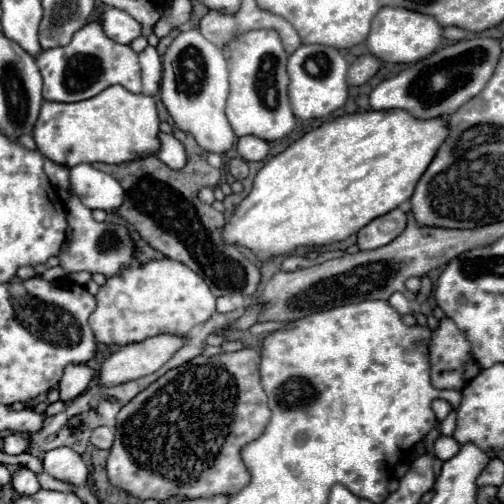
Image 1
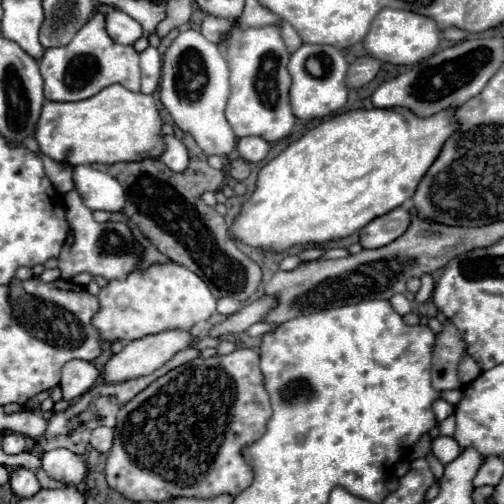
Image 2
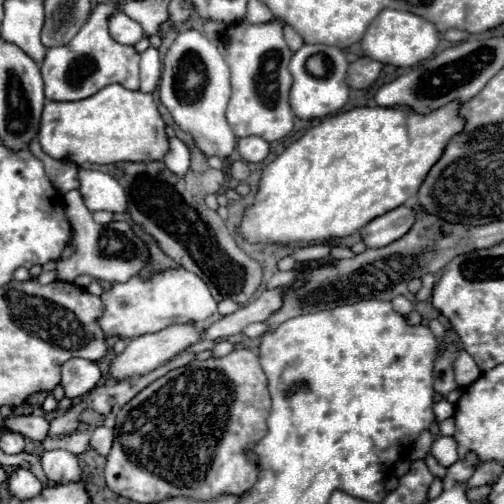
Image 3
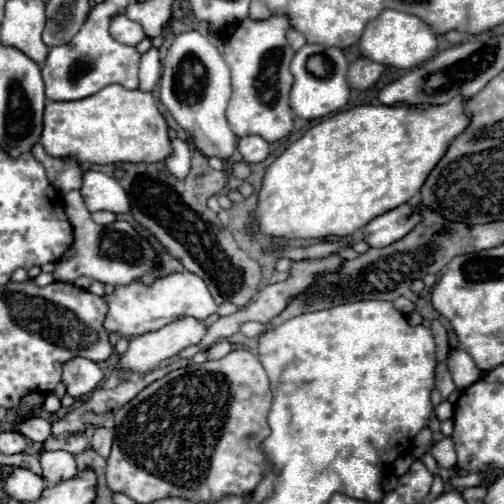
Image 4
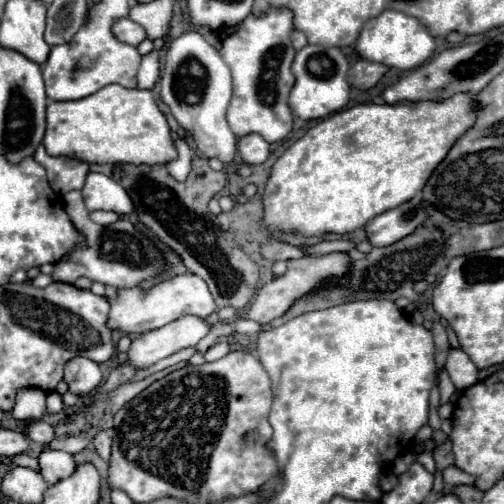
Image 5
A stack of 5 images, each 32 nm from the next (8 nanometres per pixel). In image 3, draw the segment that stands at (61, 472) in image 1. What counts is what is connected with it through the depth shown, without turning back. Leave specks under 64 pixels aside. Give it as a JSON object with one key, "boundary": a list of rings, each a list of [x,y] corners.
{"boundary":[[[50,450],[42,454],[42,468],[48,480],[64,484],[82,480],[82,466],[76,454],[68,450]]]}

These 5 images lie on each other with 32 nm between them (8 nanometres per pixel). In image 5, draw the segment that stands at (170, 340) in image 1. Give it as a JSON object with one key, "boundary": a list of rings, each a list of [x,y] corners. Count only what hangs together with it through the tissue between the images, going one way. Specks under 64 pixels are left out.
{"boundary":[[[184,316],[164,328],[136,336],[130,344],[126,362],[136,370],[144,370],[182,348],[196,346],[208,332],[210,326],[206,320],[200,320],[198,316]]]}

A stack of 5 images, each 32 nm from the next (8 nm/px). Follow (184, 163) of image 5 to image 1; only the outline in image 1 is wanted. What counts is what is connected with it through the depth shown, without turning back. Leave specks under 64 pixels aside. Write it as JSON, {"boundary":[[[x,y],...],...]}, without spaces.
{"boundary":[[[160,132],[158,134],[158,140],[160,140],[160,150],[158,150],[158,158],[168,164],[170,168],[182,168],[184,166],[184,146],[172,136],[172,134],[164,134]]]}

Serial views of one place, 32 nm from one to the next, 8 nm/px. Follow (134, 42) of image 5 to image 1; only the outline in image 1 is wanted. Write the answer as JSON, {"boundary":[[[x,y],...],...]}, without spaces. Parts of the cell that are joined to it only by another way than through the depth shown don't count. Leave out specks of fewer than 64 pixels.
{"boundary":[[[106,8],[100,16],[98,16],[104,34],[118,42],[118,44],[130,44],[134,38],[138,38],[142,34],[142,26],[124,10],[118,8]]]}

